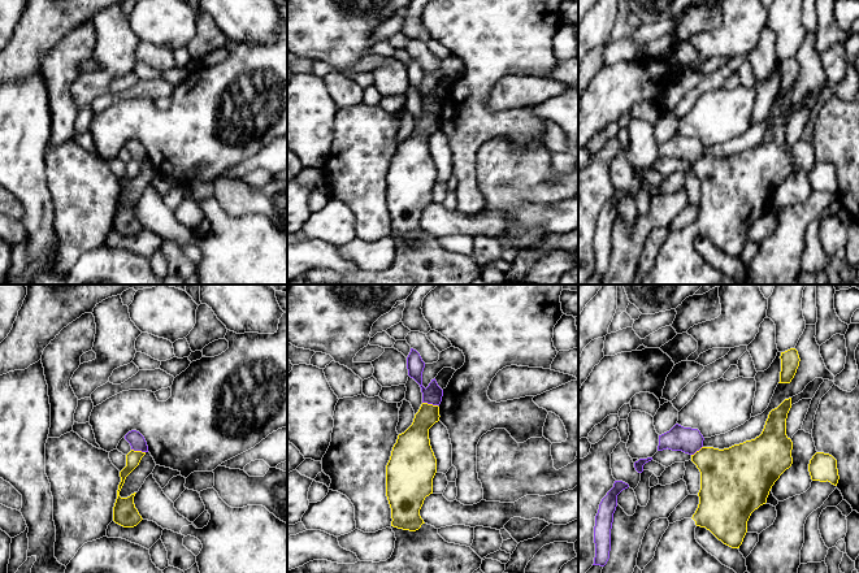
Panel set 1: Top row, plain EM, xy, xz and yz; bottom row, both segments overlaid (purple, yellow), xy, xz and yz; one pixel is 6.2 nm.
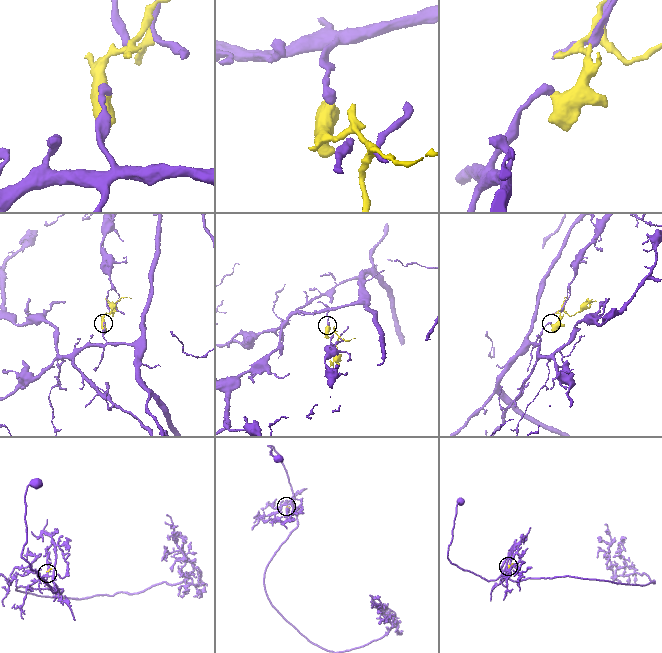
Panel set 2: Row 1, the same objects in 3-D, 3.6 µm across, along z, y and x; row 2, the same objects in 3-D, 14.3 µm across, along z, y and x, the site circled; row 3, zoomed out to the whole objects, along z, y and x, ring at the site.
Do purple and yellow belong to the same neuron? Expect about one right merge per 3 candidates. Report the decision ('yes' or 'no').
no

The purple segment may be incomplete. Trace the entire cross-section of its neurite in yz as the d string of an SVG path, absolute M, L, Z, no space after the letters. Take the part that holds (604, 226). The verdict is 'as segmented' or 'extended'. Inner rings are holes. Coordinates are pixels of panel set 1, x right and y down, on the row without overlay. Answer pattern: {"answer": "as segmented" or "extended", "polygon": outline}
{"answer": "as segmented", "polygon": "M615 190L613 196L607 201L599 213L594 235L595 266L593 274L604 275L609 268L611 238L613 222L617 216L617 204L628 196L628 192L622 190Z"}

